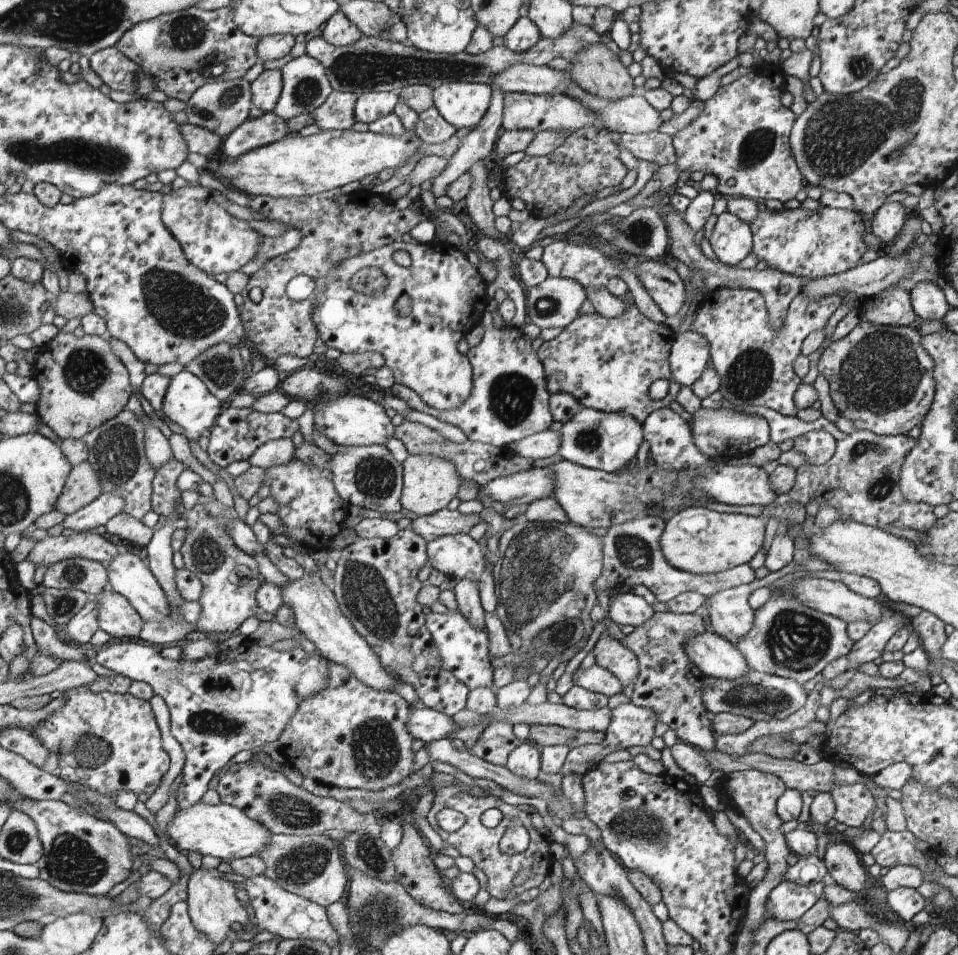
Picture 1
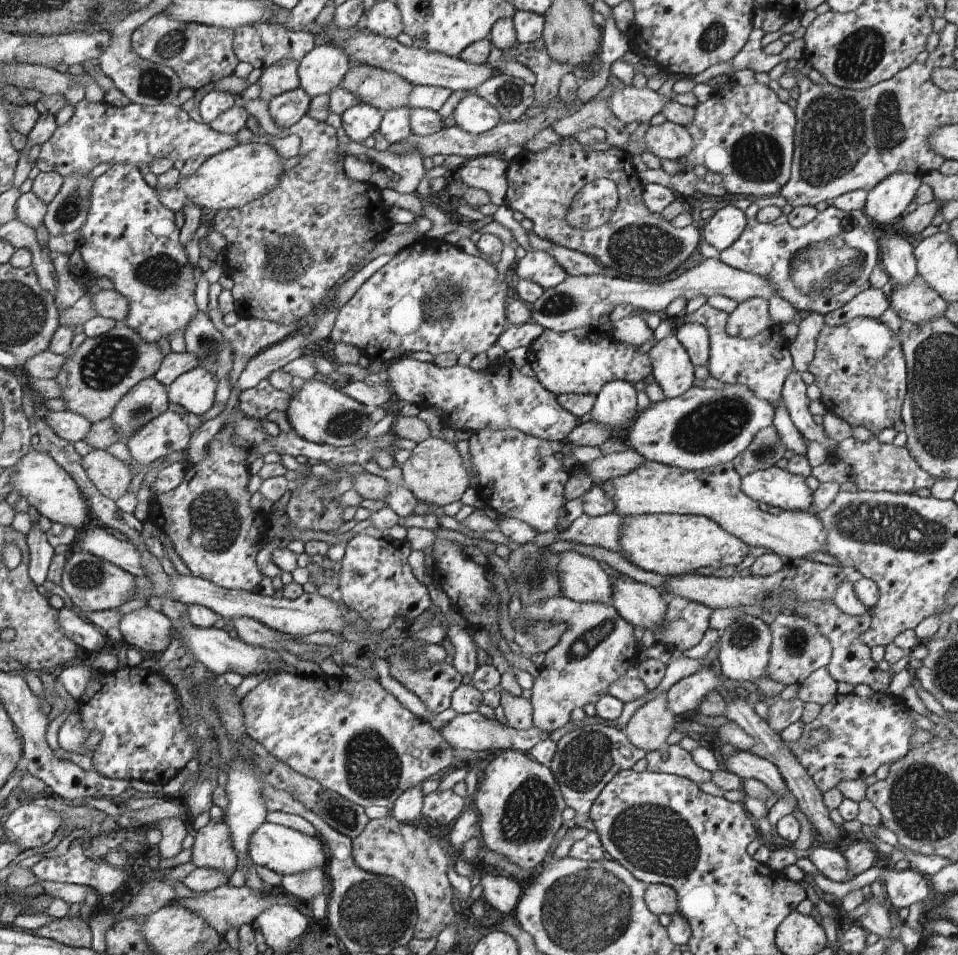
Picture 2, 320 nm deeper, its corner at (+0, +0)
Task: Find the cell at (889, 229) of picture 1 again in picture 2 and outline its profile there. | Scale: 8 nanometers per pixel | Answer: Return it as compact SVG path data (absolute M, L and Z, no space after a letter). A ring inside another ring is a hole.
M893 172L867 192L863 210L877 226L890 226L898 216L906 214L908 204L922 183L918 175Z

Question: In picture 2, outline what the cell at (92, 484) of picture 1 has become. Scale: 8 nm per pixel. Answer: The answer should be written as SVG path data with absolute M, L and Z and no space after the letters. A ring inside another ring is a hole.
M95 449L83 458L82 464L90 480L96 485L96 488L103 495L115 501L126 494L128 486L130 486L130 482L132 482L134 477L132 466L117 459L108 453L108 450Z

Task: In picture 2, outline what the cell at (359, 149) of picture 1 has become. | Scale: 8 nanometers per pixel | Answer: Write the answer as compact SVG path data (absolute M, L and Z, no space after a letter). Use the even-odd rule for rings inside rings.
M251 142L241 143L234 148L207 158L192 176L181 176L174 186L157 190L159 199L165 207L168 207L171 211L176 210L176 212L182 211L186 204L194 204L194 206L201 208L201 210L214 210L214 212L222 209L235 209L263 197L268 191L274 189L280 175L284 172L282 168L283 163L284 160L282 160L274 147Z

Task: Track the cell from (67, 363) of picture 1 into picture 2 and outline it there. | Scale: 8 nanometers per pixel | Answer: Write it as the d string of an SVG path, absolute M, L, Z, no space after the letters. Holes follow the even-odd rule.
M118 321L102 336L86 339L55 376L66 410L82 415L88 422L111 416L118 401L141 380L154 377L166 356L158 343L145 341L132 327Z

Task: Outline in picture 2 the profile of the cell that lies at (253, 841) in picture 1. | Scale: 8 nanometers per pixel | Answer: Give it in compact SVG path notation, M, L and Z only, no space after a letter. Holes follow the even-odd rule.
M267 821L250 837L248 852L254 864L266 866L282 876L307 873L309 870L324 867L326 864L326 852L318 837Z

